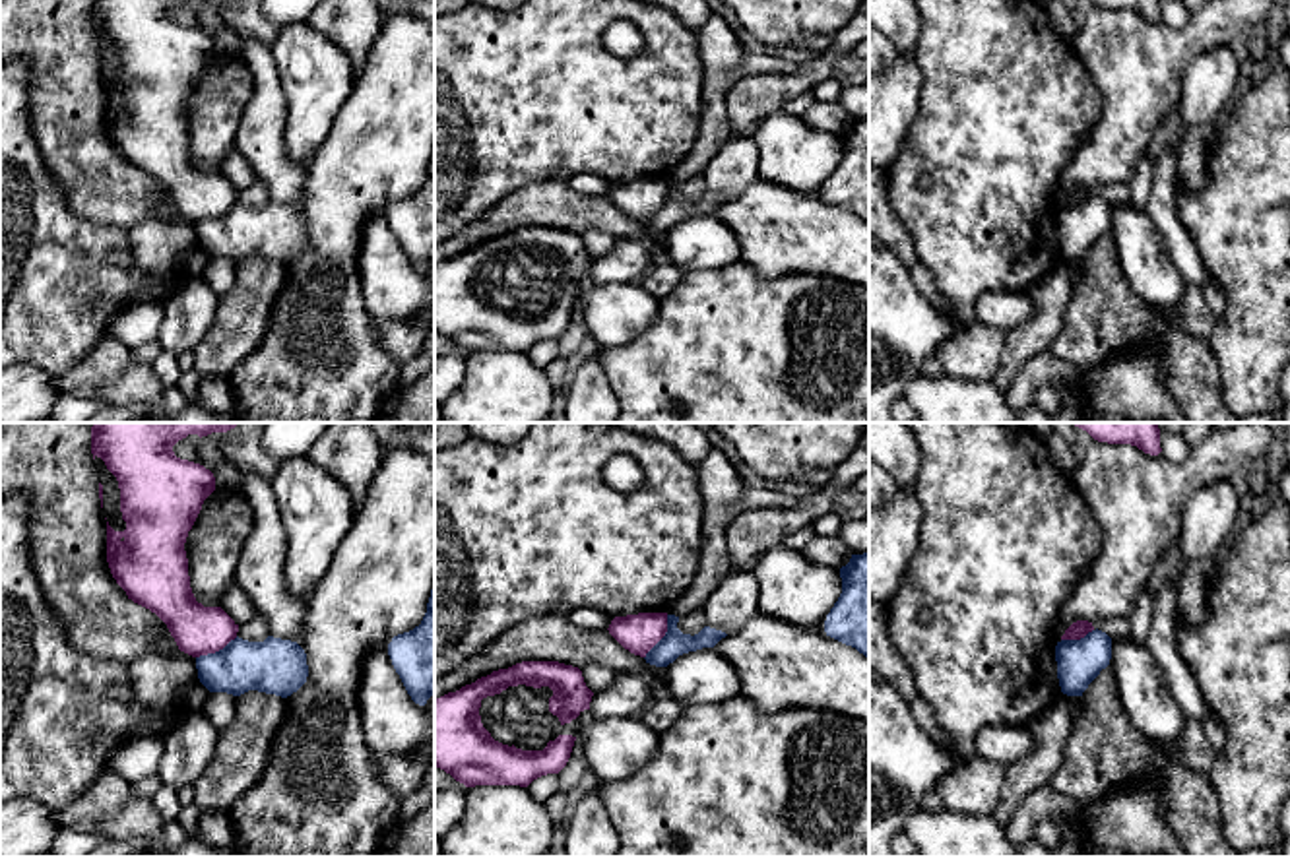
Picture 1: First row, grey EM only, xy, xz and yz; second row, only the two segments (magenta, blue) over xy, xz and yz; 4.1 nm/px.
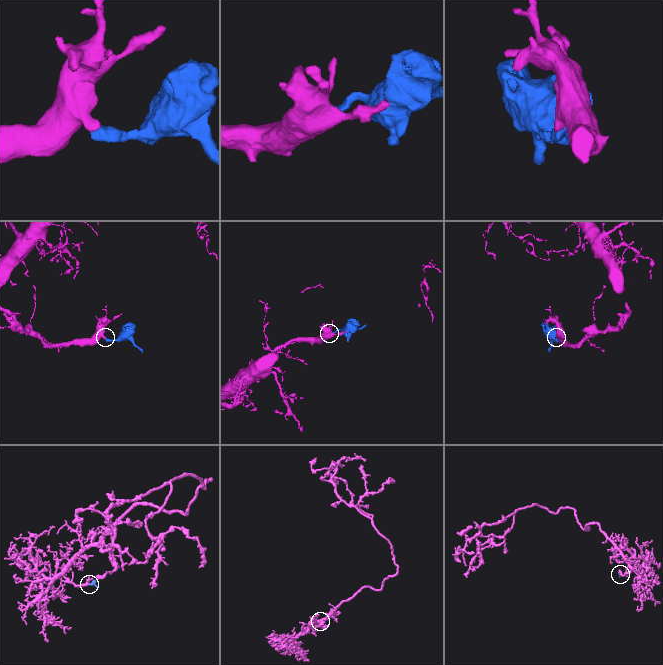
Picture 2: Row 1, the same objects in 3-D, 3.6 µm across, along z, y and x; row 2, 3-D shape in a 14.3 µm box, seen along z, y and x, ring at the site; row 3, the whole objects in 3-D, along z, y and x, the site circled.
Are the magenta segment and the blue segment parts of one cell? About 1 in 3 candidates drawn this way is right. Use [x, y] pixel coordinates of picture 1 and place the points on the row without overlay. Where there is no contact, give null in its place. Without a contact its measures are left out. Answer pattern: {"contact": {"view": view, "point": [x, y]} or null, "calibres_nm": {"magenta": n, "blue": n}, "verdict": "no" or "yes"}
{"contact": {"view": "xz", "point": [664, 200]}, "calibres_nm": {"magenta": 160, "blue": 110}, "verdict": "no"}

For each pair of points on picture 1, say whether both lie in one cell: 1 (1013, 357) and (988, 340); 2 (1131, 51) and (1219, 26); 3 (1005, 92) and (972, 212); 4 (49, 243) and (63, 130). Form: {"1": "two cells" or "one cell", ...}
{"1": "two cells", "2": "one cell", "3": "one cell", "4": "two cells"}

